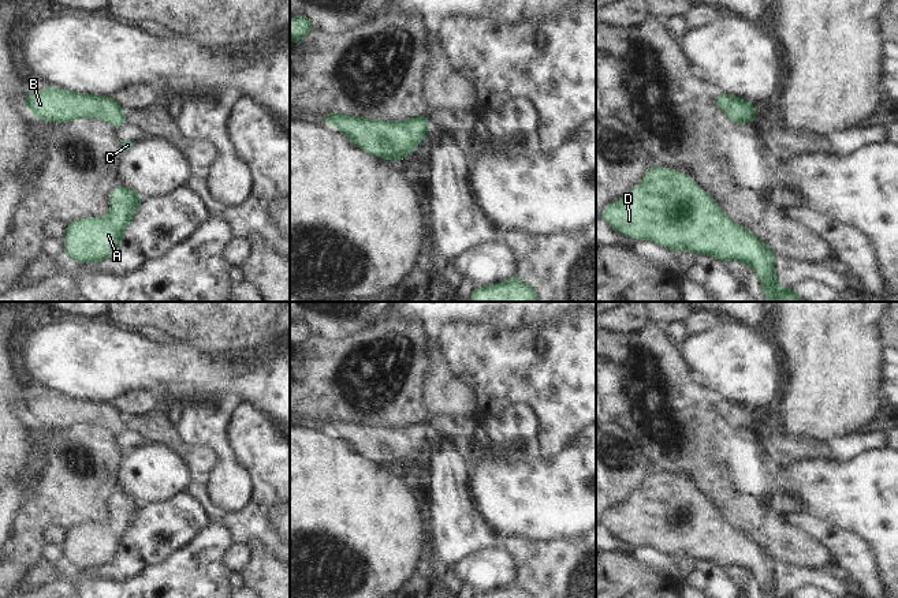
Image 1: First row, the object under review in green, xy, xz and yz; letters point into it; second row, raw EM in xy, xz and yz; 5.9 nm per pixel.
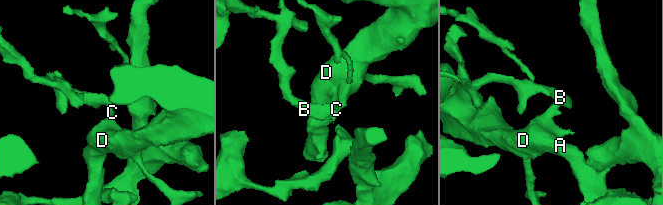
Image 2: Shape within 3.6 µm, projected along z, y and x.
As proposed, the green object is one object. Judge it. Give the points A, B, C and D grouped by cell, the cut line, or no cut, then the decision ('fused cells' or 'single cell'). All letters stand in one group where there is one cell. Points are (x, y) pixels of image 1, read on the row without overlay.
A B C D | no cut | single cell

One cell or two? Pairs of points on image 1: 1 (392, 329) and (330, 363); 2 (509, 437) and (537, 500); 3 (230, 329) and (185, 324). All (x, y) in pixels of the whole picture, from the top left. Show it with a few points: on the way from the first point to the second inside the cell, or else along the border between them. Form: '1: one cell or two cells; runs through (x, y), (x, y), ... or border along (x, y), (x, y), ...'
1: one cell; runs through (377, 342), (362, 342), (345, 355)
2: two cells; border along (522, 449), (499, 452)
3: one cell; runs through (220, 317), (197, 317)

